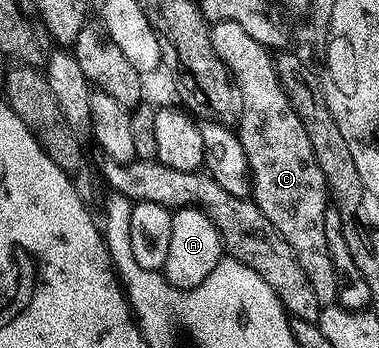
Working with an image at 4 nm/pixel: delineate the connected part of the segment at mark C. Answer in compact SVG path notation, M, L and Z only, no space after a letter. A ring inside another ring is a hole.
M234 21L211 24L208 32L214 53L218 53L220 60L226 64L238 88L238 134L248 170L252 173L250 198L258 209L262 209L266 221L274 225L286 245L290 245L321 307L333 306L336 303L338 281L334 261L326 245L324 224L330 200L322 169L318 169L314 149L310 149L310 137L306 137L306 129L302 129L302 121L298 113L294 113L282 89L269 48L258 45L258 41L254 41L254 37L250 37L250 33L246 33L246 29Z

